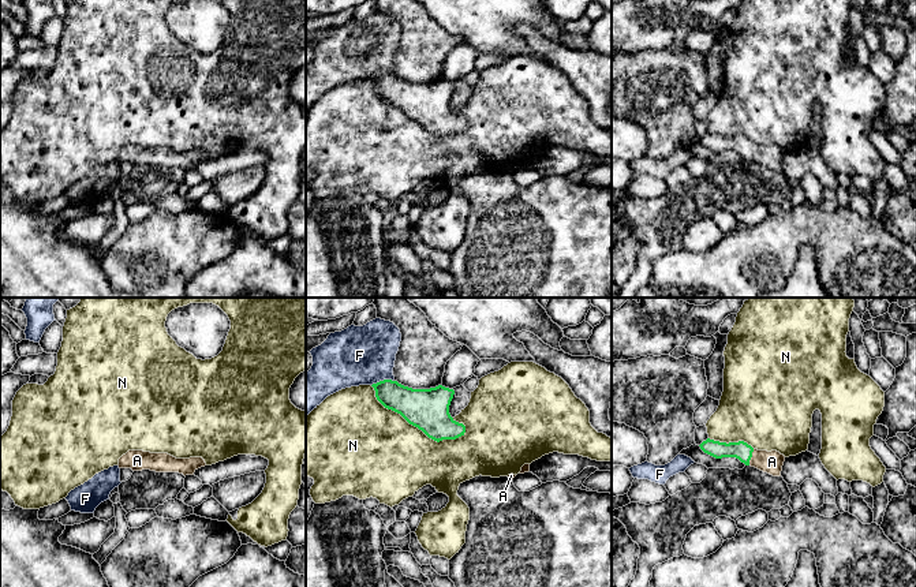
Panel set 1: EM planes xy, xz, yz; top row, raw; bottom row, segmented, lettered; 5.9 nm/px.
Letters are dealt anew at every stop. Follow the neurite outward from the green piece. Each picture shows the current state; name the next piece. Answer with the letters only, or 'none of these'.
A

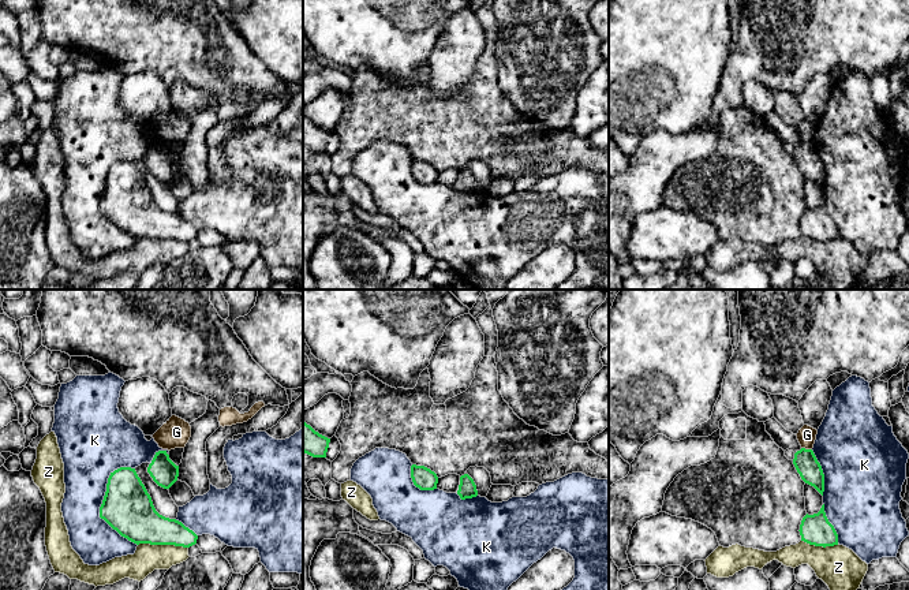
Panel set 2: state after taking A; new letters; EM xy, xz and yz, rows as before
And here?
none of these

